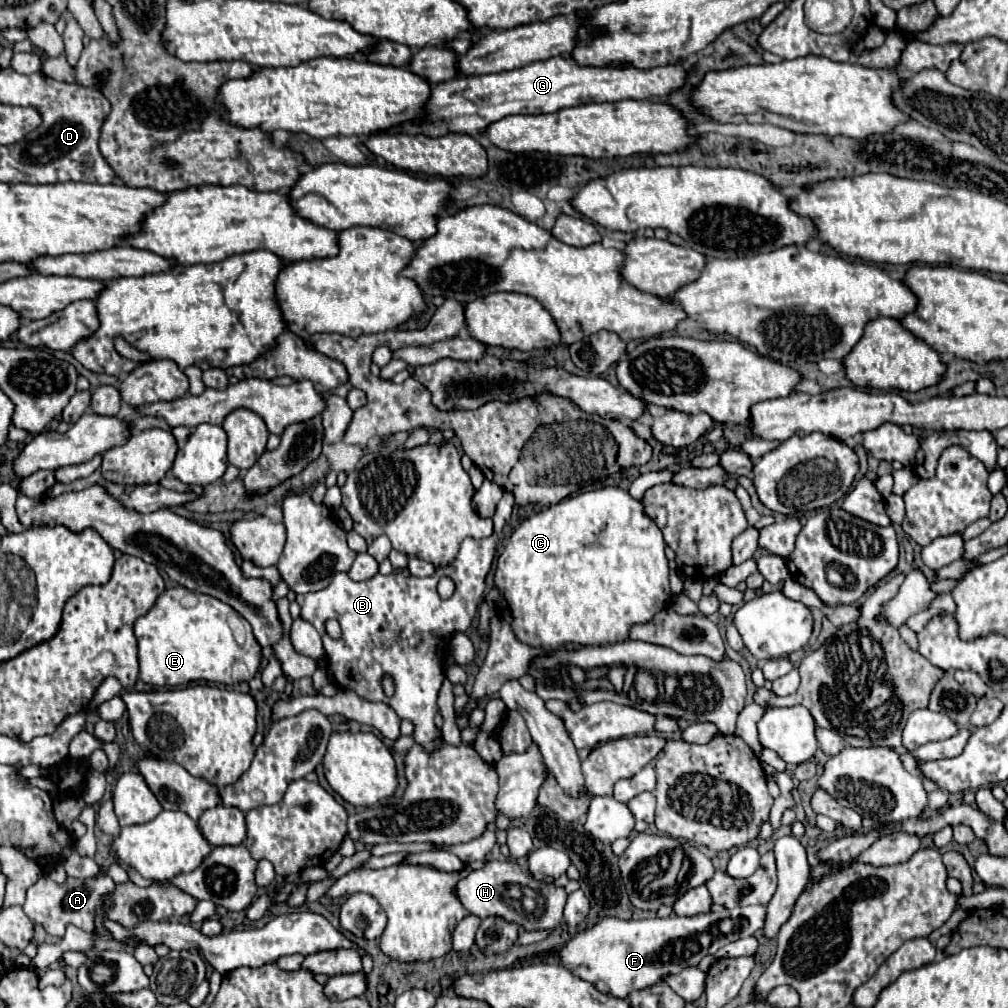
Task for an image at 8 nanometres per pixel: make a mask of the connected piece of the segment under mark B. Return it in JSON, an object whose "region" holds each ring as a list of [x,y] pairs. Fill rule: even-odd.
{"region":[[[505,491],[493,515],[495,533],[491,539],[465,539],[457,559],[445,567],[437,567],[431,577],[413,577],[407,571],[393,571],[389,575],[377,573],[375,577],[357,583],[349,579],[347,573],[339,573],[323,591],[297,595],[301,619],[309,621],[323,639],[329,681],[339,689],[355,691],[365,701],[381,701],[401,719],[409,719],[415,725],[415,743],[427,751],[441,743],[437,741],[433,717],[437,713],[437,693],[445,681],[445,659],[449,657],[447,641],[451,641],[455,633],[463,633],[471,627],[483,599],[485,577],[493,563],[497,535],[509,521],[513,507],[515,497]],[[441,575],[455,581],[455,593],[449,599],[441,599],[437,593]],[[327,619],[339,621],[343,631],[339,639],[331,639],[325,633]],[[383,673],[389,673],[395,679],[395,695],[391,699],[385,697],[379,683]]]}

